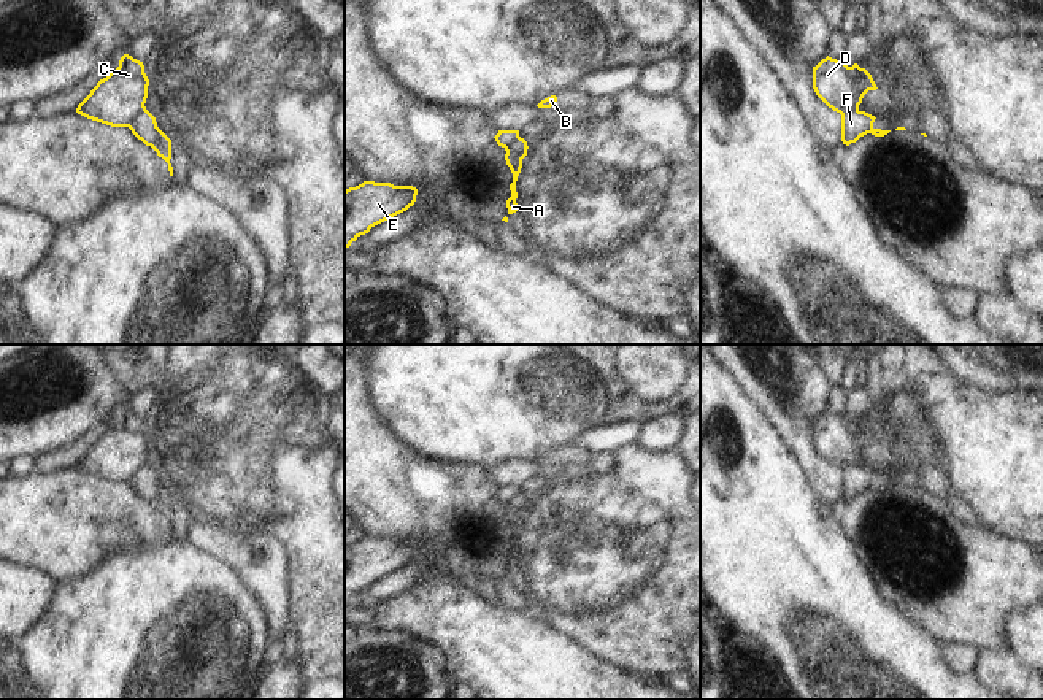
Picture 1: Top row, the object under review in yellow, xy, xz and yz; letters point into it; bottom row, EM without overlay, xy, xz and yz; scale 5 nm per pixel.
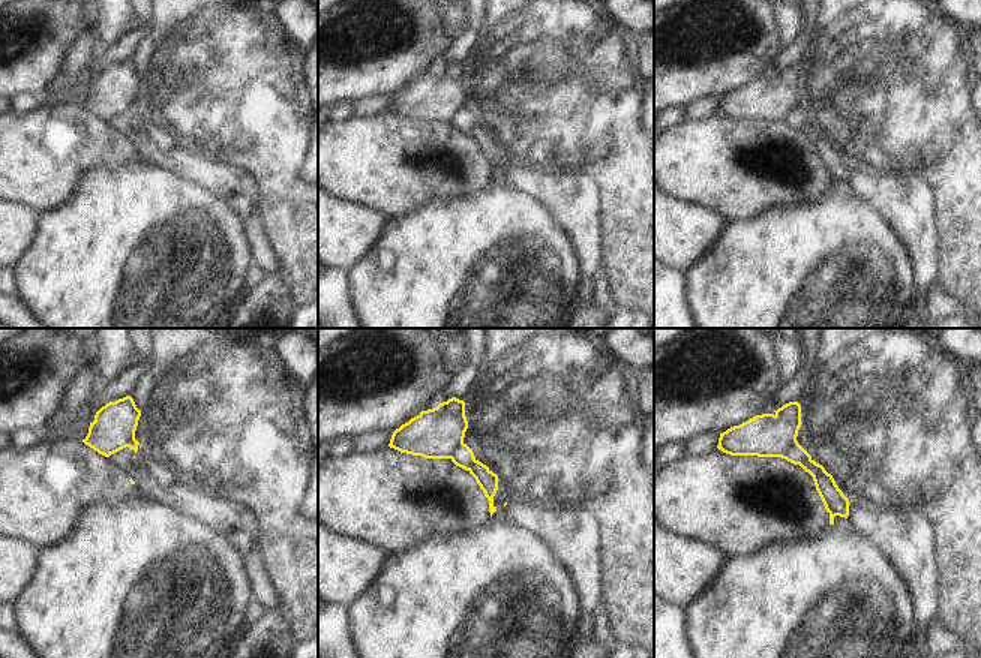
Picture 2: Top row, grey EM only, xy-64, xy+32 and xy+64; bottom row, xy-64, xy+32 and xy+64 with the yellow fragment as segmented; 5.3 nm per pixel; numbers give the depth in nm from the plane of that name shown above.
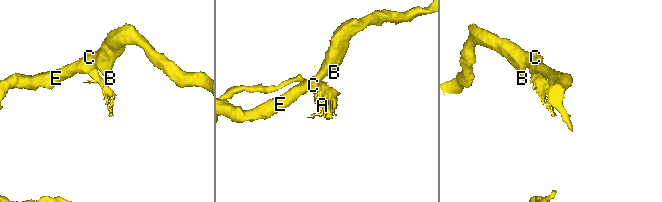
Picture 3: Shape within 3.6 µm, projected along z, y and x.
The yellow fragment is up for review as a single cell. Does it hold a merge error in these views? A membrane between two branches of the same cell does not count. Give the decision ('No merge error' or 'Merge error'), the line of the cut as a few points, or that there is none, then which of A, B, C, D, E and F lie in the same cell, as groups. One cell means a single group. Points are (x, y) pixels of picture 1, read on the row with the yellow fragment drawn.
Merge error. Split along xz (518, 135), (504, 146), (496, 138). Groups: A / B C D E F.

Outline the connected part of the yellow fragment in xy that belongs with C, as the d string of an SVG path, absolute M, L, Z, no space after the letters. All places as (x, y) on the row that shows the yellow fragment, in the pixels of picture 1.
M124 54L119 67L97 83L78 105L76 113L111 127L132 127L148 146L157 151L160 129L144 106L148 86L143 62Z

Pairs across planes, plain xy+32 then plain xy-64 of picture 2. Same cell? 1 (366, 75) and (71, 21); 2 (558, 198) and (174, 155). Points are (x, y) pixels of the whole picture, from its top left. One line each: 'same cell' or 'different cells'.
1: same cell
2: same cell

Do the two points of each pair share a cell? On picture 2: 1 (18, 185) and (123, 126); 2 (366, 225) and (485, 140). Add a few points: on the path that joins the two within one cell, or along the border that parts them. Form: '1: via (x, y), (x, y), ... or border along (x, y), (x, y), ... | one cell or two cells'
1: border along (107, 122), (131, 141) | two cells
2: border along (359, 203), (377, 209), (387, 218) | two cells

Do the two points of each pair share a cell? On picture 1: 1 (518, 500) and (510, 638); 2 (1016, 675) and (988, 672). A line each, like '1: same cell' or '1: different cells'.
1: different cells
2: same cell

